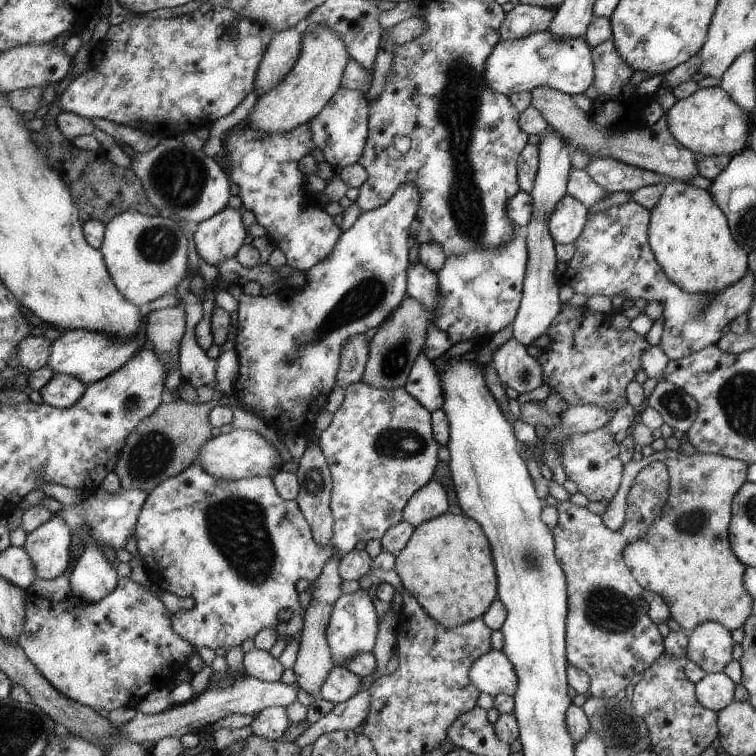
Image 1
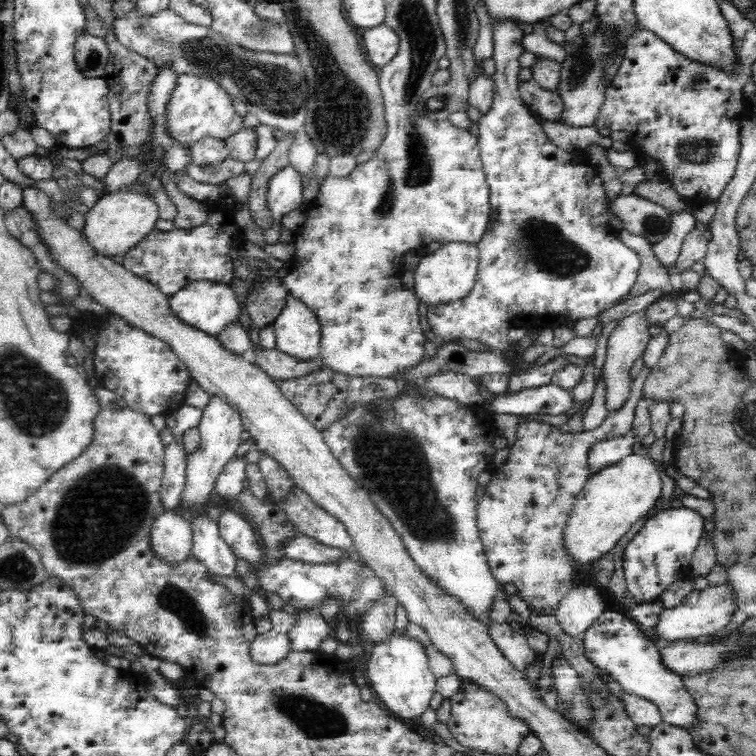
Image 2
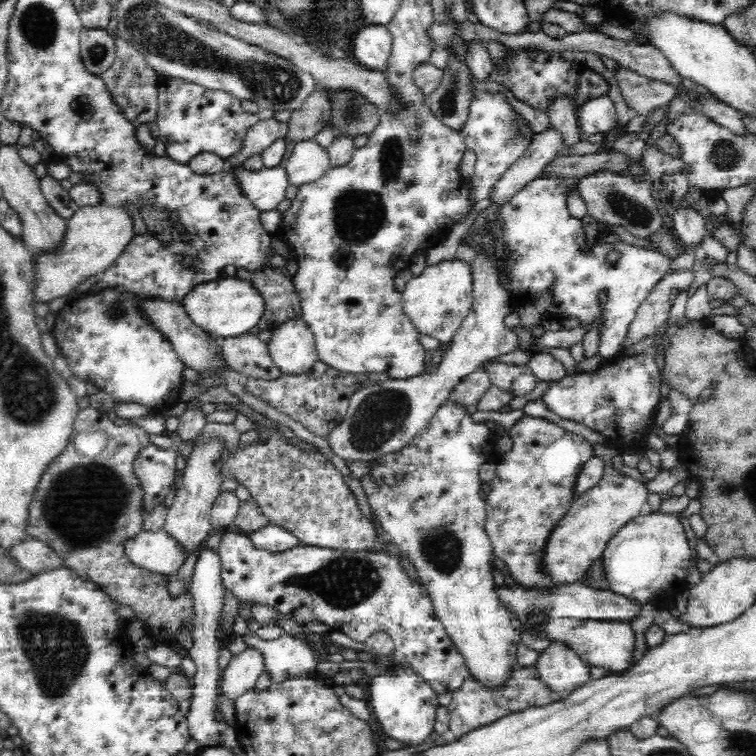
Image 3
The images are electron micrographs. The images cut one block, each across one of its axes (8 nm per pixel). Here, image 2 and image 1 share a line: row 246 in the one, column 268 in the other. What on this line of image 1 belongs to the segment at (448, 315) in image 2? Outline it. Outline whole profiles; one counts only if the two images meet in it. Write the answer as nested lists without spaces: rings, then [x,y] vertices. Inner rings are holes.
[[[193,463],[191,467],[186,468],[180,475],[174,476],[171,479],[164,480],[159,487],[154,488],[148,496],[147,503],[143,505],[142,514],[139,516],[138,523],[136,524],[136,544],[140,557],[146,565],[146,568],[152,572],[154,583],[159,586],[160,591],[172,593],[178,597],[186,598],[190,597],[194,599],[194,607],[190,610],[182,609],[179,612],[172,614],[171,622],[174,626],[174,630],[183,637],[188,644],[195,646],[196,648],[224,648],[228,651],[228,648],[241,646],[242,642],[246,639],[254,639],[254,636],[259,635],[264,628],[276,628],[279,638],[288,638],[288,642],[291,642],[300,634],[302,626],[304,626],[304,608],[300,606],[298,602],[298,592],[296,592],[296,582],[300,578],[314,582],[317,580],[323,569],[328,564],[330,558],[336,554],[334,546],[328,544],[320,544],[316,542],[315,536],[311,530],[311,524],[307,521],[303,512],[300,512],[298,504],[295,500],[288,501],[283,500],[279,496],[278,490],[275,488],[274,482],[270,477],[264,476],[250,476],[244,479],[237,480],[218,480],[210,473],[204,472],[204,468],[200,464]],[[285,609],[291,612],[290,620],[287,622],[279,622],[278,614]]]

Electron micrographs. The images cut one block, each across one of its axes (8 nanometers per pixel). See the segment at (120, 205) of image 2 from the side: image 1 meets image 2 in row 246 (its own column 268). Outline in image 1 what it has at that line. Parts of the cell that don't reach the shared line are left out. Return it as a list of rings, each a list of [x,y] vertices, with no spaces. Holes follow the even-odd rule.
[[[324,24],[305,25],[302,34],[303,48],[295,68],[279,87],[257,98],[246,118],[248,128],[260,130],[264,134],[292,132],[300,124],[309,124],[315,119],[342,87],[344,68],[351,58],[347,45]]]

